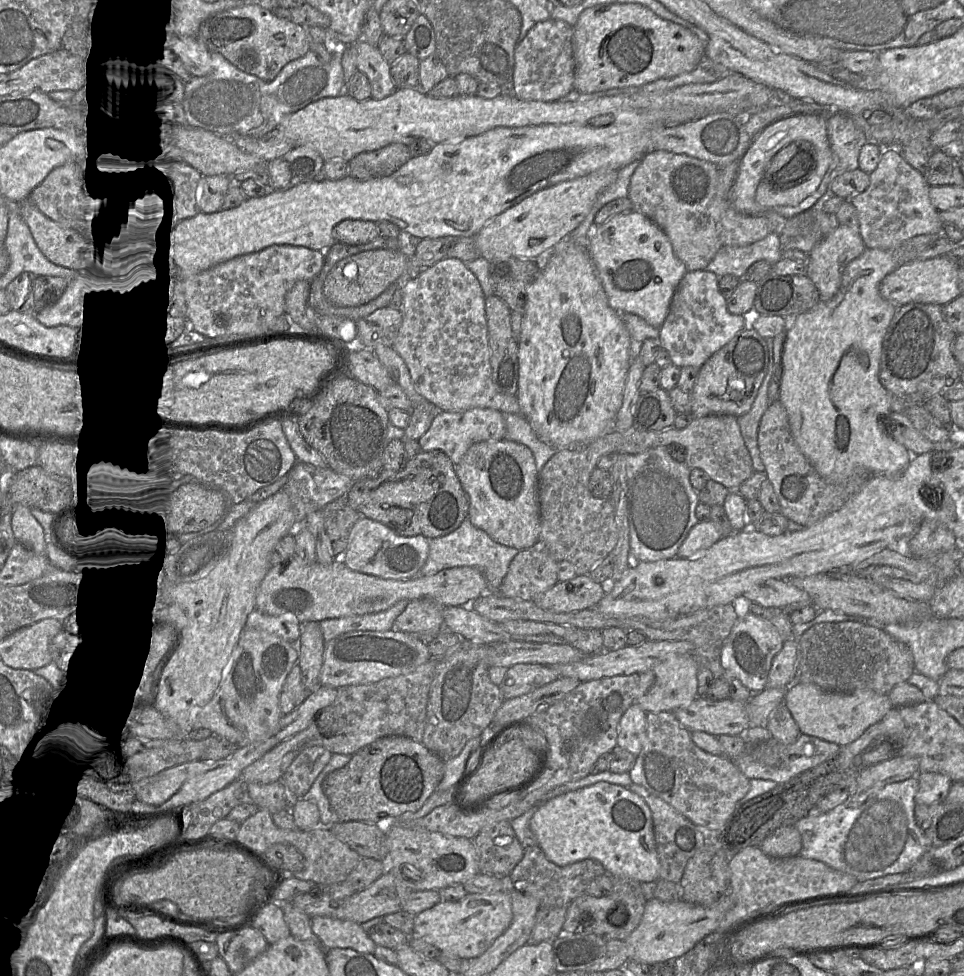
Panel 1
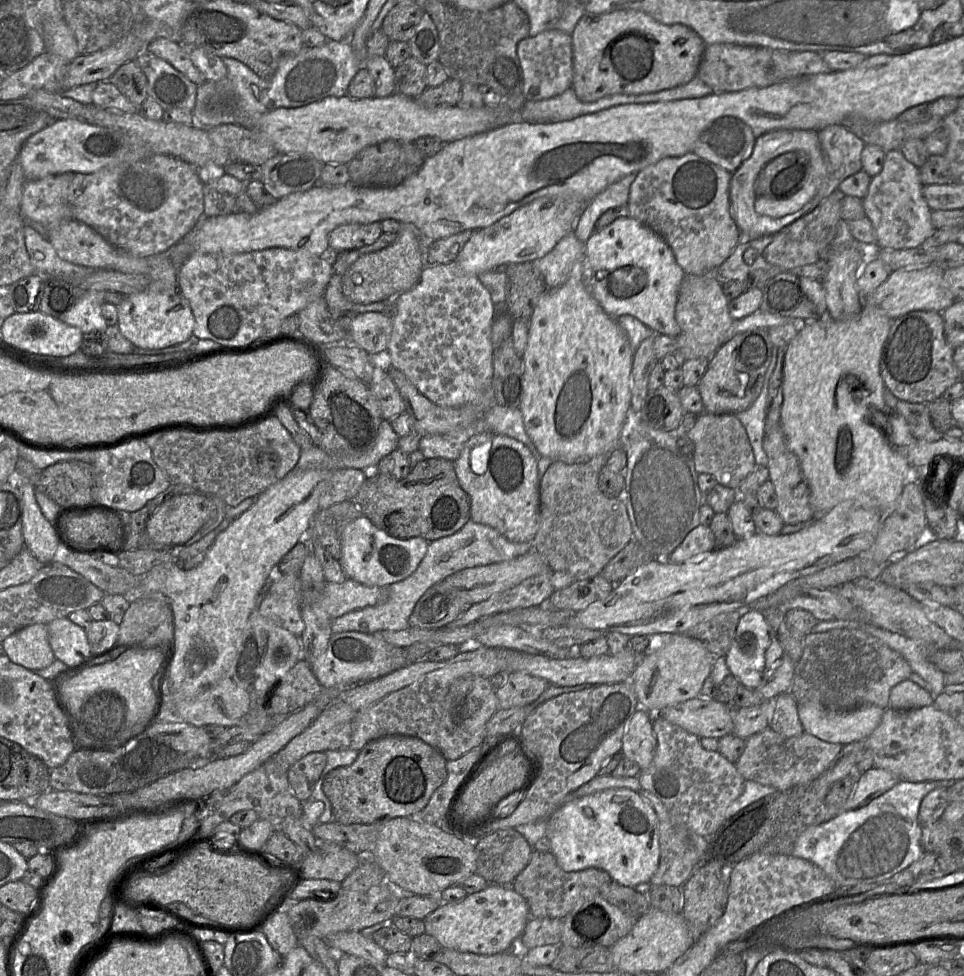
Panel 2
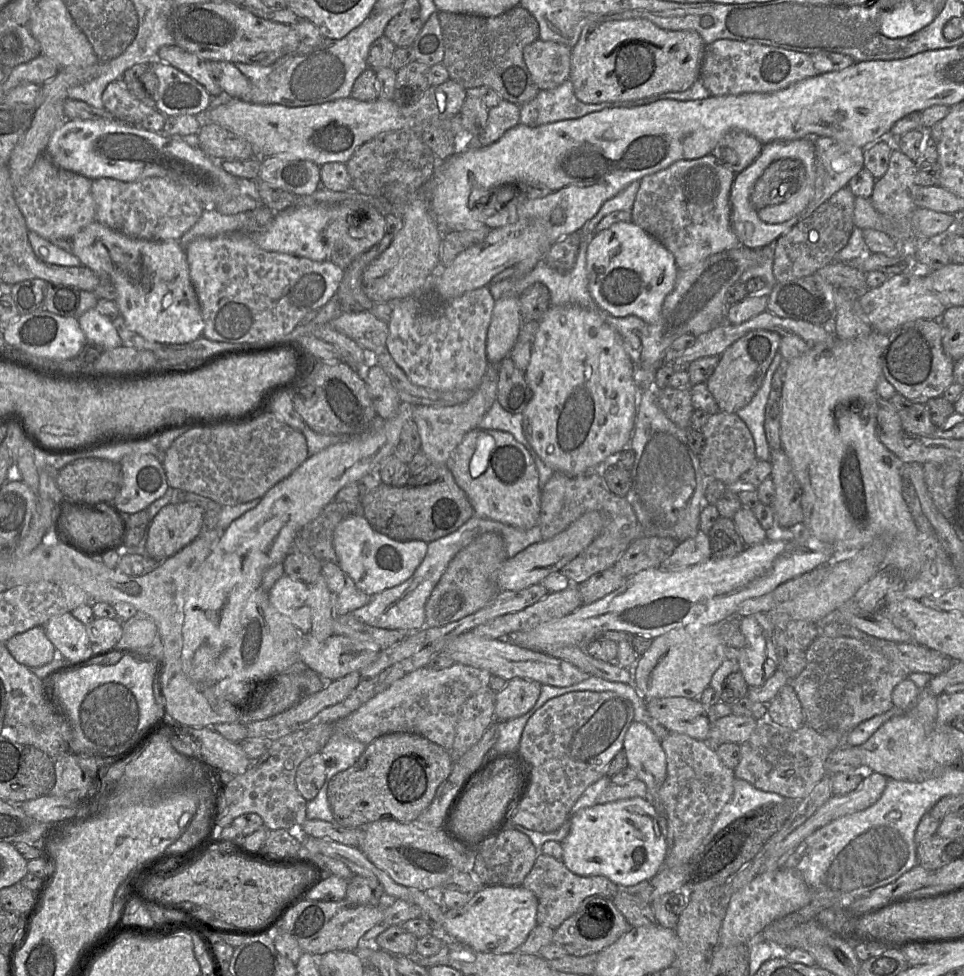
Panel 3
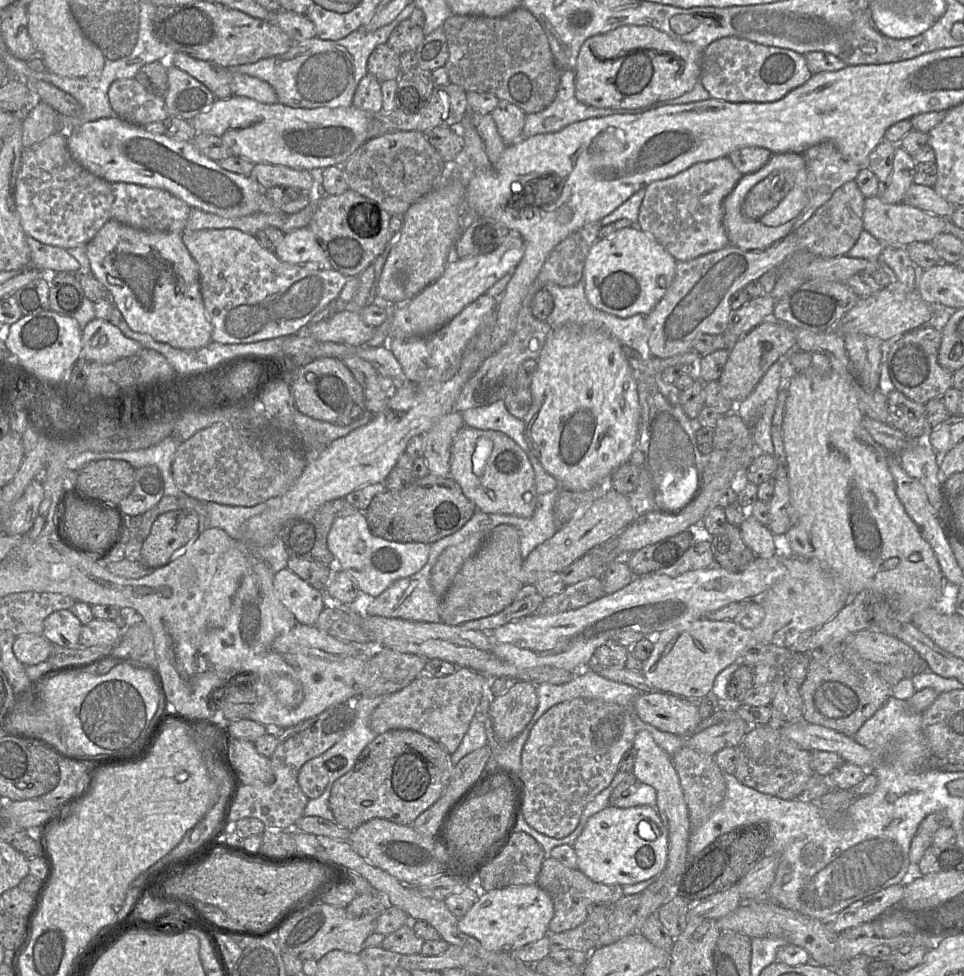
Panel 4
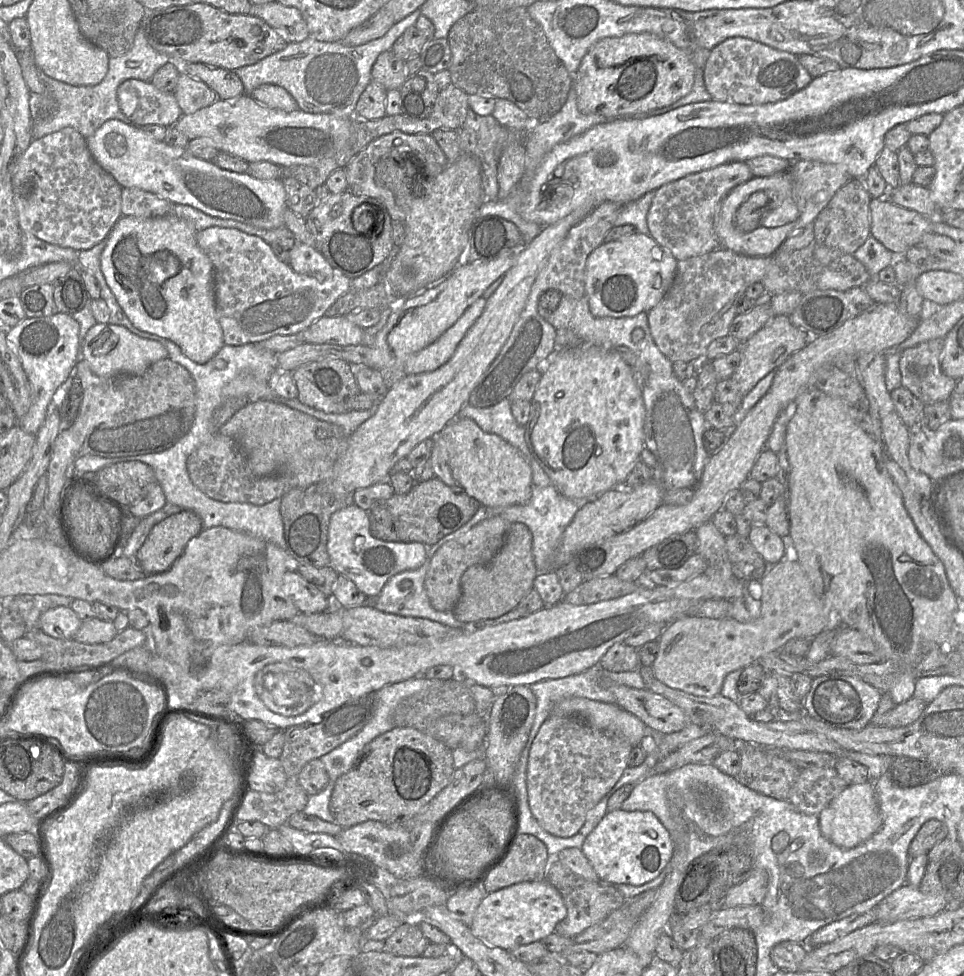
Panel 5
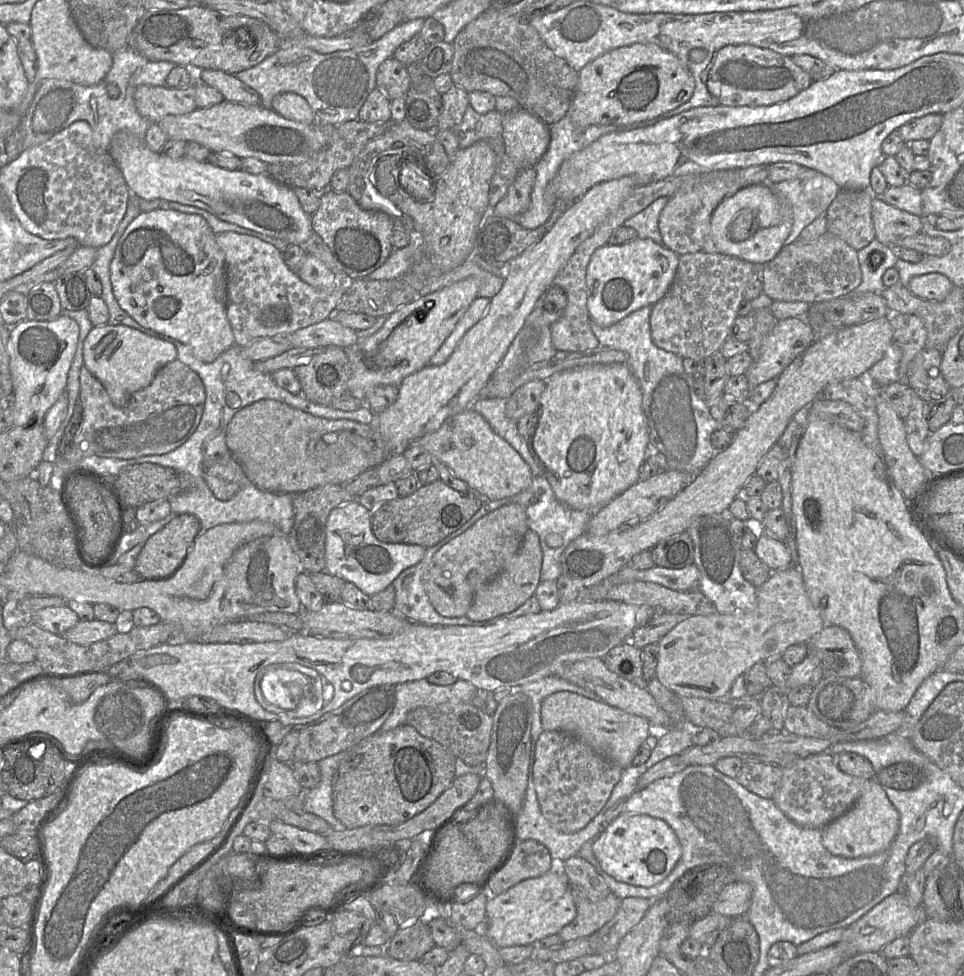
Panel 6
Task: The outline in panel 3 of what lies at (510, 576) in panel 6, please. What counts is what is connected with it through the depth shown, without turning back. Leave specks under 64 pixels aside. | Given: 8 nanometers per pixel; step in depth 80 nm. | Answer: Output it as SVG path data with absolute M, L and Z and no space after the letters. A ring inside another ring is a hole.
M488 532L476 537L450 562L425 605L425 627L442 627L471 615L492 602L500 592L497 572L508 559L501 535Z

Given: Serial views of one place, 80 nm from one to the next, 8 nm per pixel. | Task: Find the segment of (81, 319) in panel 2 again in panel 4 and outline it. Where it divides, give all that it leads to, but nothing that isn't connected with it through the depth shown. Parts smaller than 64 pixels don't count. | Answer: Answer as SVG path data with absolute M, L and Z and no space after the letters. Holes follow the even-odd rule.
M97 317L83 329L82 346L82 357L99 363L113 363L144 348L139 342L127 338L117 326Z

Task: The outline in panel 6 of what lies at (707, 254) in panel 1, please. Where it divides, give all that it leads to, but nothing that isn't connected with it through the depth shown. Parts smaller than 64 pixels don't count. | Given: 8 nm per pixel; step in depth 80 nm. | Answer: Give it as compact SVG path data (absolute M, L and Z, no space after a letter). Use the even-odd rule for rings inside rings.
M757 165L701 174L701 178L691 189L680 190L669 197L658 221L662 244L679 256L702 251L707 236L710 235L710 219L717 206L727 196L745 186L768 183L768 167L769 165Z

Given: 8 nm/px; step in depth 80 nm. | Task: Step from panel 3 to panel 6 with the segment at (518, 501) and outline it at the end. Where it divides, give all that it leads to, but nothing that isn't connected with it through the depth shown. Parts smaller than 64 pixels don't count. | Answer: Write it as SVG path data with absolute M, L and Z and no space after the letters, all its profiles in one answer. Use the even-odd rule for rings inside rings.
M472 408L449 417L438 430L424 435L413 445L426 449L434 461L446 465L457 478L467 483L471 491L489 500L516 495L532 482L528 463Z

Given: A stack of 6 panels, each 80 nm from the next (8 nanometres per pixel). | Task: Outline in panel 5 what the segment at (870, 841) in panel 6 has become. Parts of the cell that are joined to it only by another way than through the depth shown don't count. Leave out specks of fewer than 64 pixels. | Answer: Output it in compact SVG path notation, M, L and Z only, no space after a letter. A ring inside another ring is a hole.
M871 781L850 785L834 798L819 814L821 834L834 845L850 849L872 837L882 825L874 785Z

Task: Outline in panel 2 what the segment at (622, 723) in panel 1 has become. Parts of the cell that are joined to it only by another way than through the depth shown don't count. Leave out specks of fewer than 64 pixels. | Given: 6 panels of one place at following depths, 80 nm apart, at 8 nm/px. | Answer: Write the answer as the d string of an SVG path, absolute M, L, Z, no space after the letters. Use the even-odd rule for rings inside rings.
M636 710L623 735L620 753L636 762L642 770L651 764L656 748L657 740L649 715Z

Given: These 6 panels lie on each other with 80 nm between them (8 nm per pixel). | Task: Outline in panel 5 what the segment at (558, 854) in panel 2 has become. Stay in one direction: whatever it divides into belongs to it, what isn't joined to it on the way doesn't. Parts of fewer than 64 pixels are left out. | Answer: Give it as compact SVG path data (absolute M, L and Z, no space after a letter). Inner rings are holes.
M619 809L606 813L586 837L581 851L601 881L639 886L663 871L673 856L674 844L669 831L652 812Z

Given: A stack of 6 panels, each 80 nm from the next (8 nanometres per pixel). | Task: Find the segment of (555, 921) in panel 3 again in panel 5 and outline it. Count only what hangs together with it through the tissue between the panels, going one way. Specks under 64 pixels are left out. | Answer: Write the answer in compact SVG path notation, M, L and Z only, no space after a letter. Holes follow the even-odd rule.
M560 861L549 865L545 879L559 891L567 908L566 917L554 928L554 933L561 936L576 937L588 927L604 920L614 910L621 908L624 903L624 896L614 884L586 880Z

